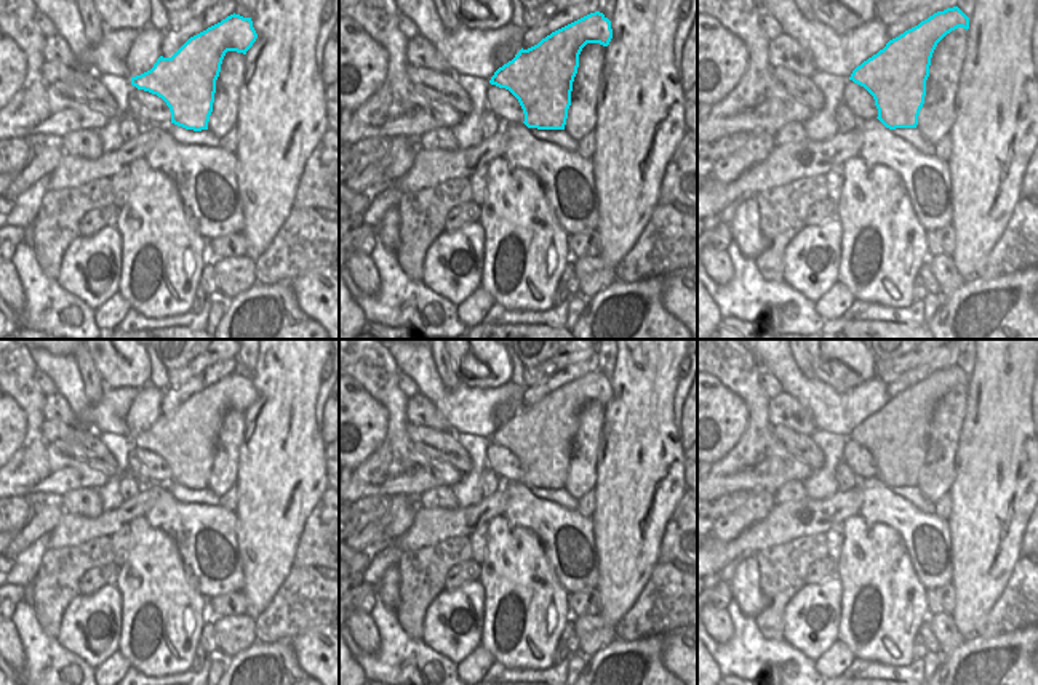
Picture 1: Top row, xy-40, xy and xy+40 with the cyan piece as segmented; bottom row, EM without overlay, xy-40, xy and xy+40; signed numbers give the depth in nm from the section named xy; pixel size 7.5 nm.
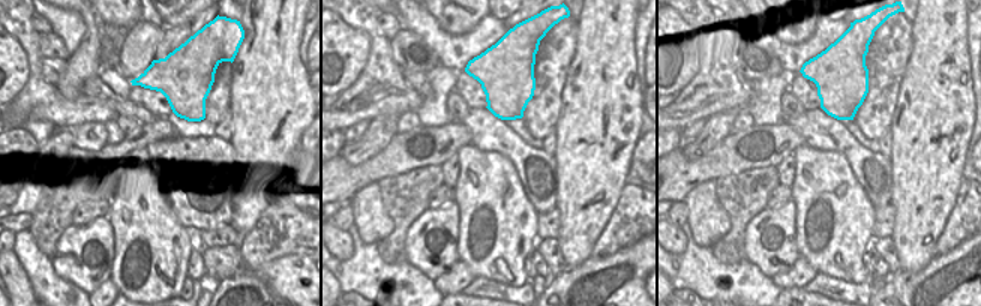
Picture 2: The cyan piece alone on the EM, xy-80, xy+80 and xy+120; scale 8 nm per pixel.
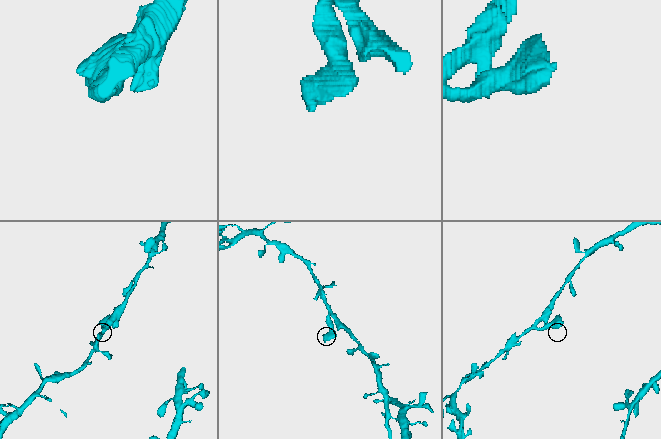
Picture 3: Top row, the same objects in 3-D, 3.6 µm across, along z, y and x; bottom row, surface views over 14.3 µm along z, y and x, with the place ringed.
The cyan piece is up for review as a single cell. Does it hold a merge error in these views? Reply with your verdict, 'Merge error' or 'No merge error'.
Merge error.

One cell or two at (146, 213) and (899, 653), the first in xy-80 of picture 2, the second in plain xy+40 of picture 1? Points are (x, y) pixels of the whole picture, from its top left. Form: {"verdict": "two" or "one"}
{"verdict": "one"}

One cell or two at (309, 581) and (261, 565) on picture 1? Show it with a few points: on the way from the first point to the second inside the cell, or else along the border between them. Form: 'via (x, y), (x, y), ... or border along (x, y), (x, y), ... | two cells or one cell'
border along (293, 567), (267, 607) | two cells

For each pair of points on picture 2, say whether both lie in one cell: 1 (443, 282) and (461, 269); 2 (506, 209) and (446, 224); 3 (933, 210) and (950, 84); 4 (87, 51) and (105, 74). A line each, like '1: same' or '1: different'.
1: same
2: different
3: same
4: different

